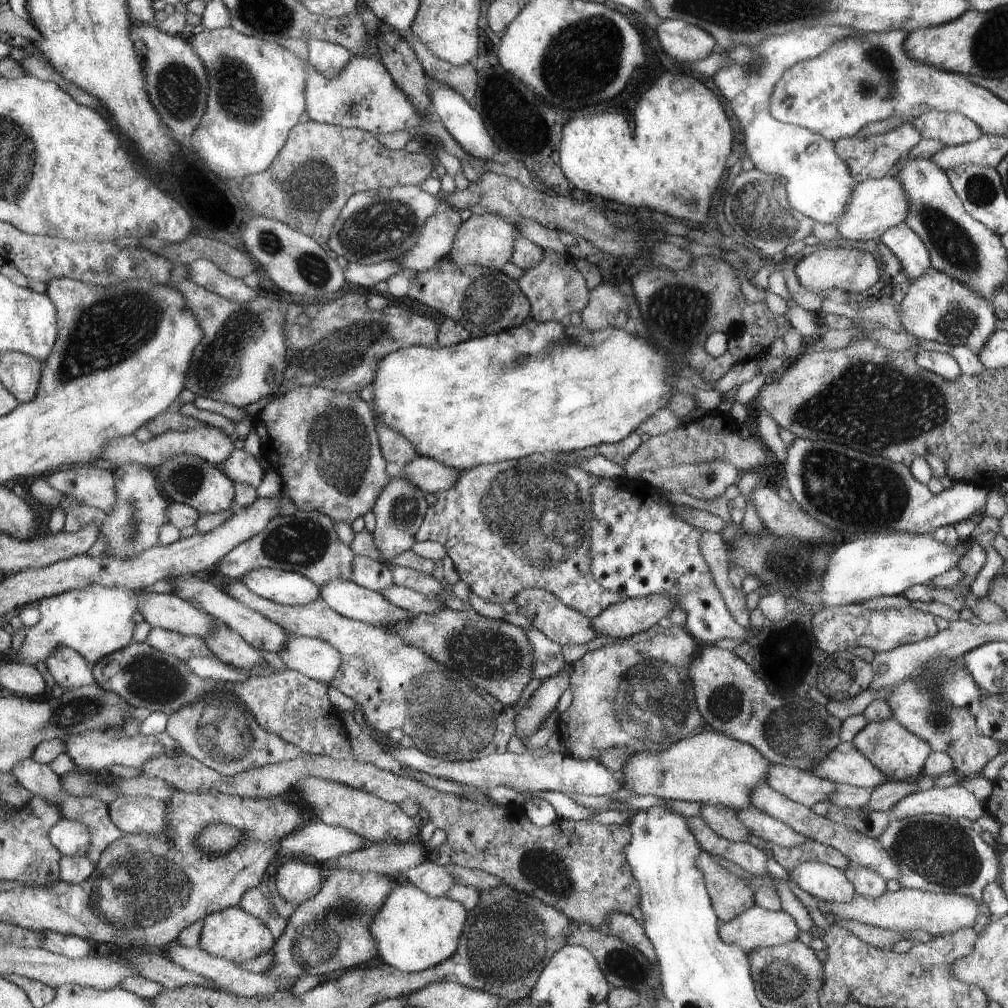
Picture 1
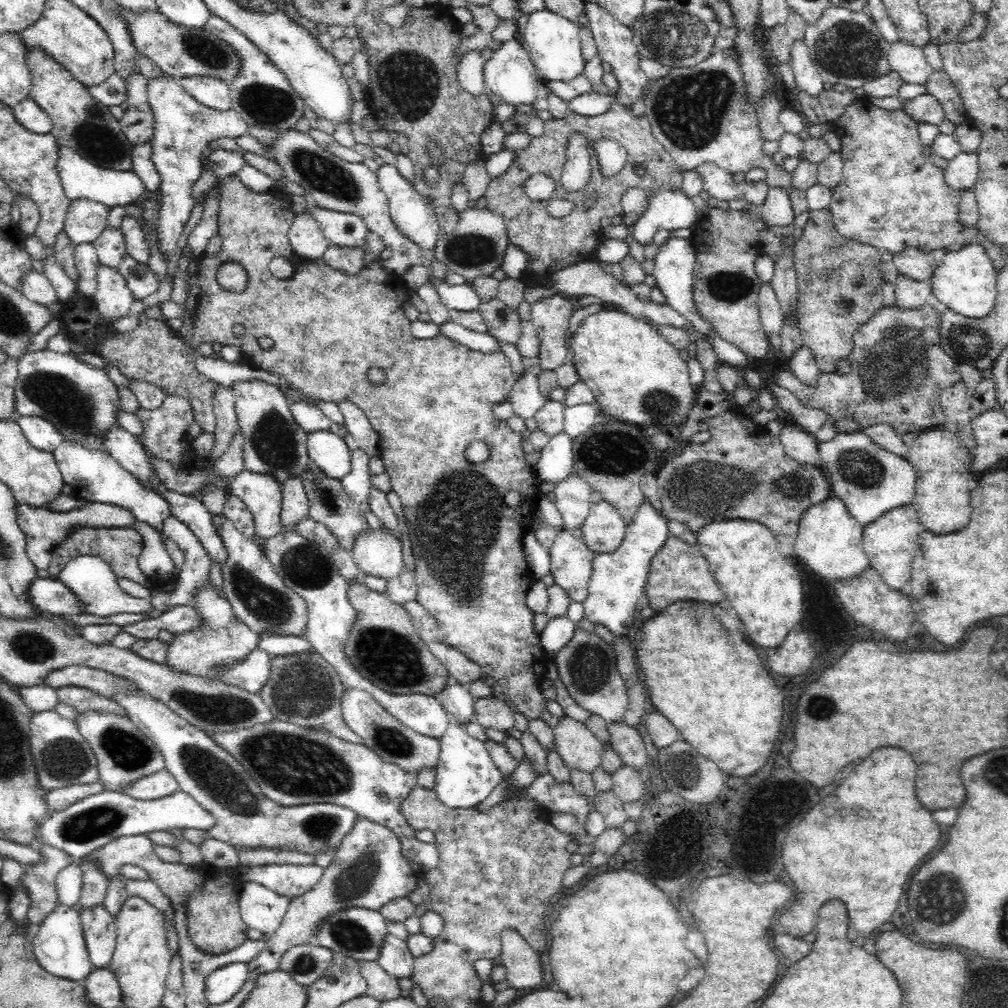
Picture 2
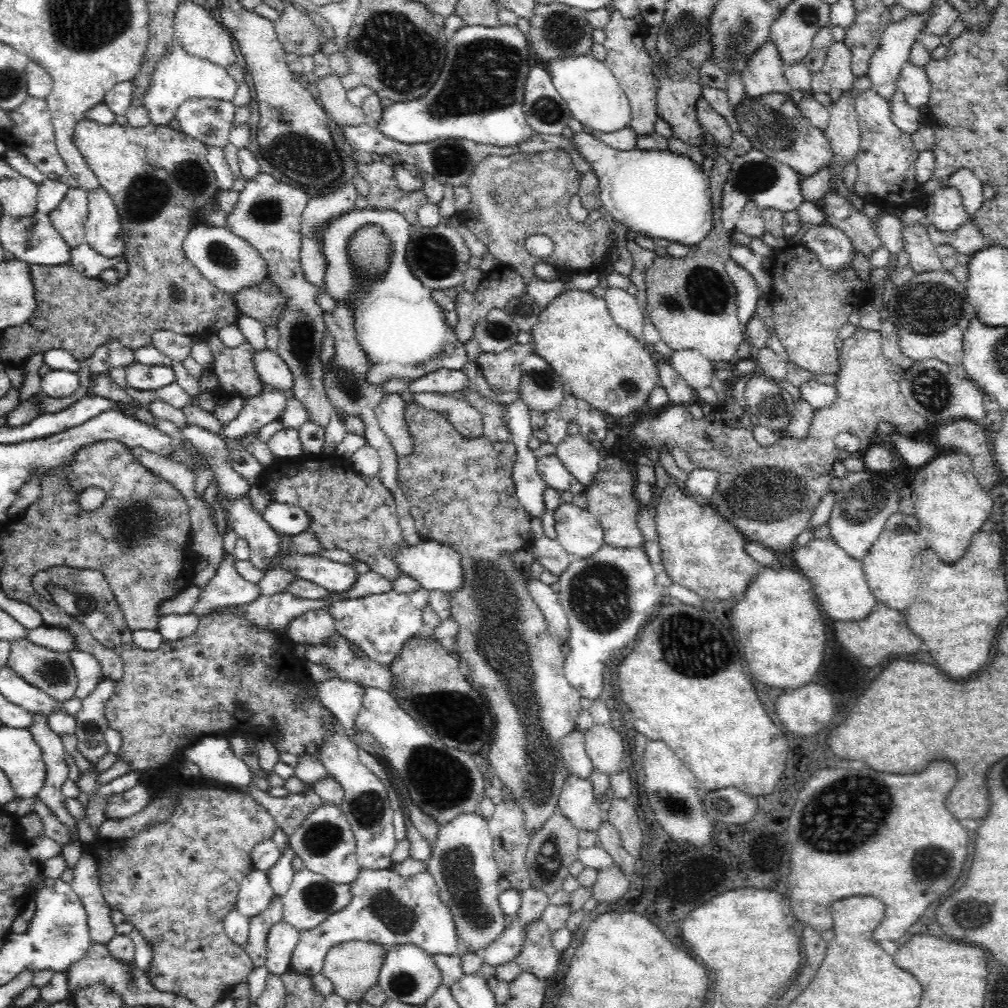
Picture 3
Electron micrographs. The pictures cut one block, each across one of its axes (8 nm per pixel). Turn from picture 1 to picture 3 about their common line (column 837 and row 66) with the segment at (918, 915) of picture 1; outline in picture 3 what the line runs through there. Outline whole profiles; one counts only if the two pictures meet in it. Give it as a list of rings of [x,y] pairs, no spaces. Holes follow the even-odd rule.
[[[908,61],[901,70],[897,80],[897,90],[903,92],[908,104],[920,109],[926,107],[932,92],[932,85],[925,69]]]

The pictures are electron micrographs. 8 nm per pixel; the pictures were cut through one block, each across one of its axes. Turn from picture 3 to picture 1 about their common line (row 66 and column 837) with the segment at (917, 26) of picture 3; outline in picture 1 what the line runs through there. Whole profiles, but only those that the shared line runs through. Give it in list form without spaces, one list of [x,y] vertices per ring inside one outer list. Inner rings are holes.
[[[823,863],[798,864],[789,870],[789,879],[818,901],[848,903],[855,893],[842,870]]]

